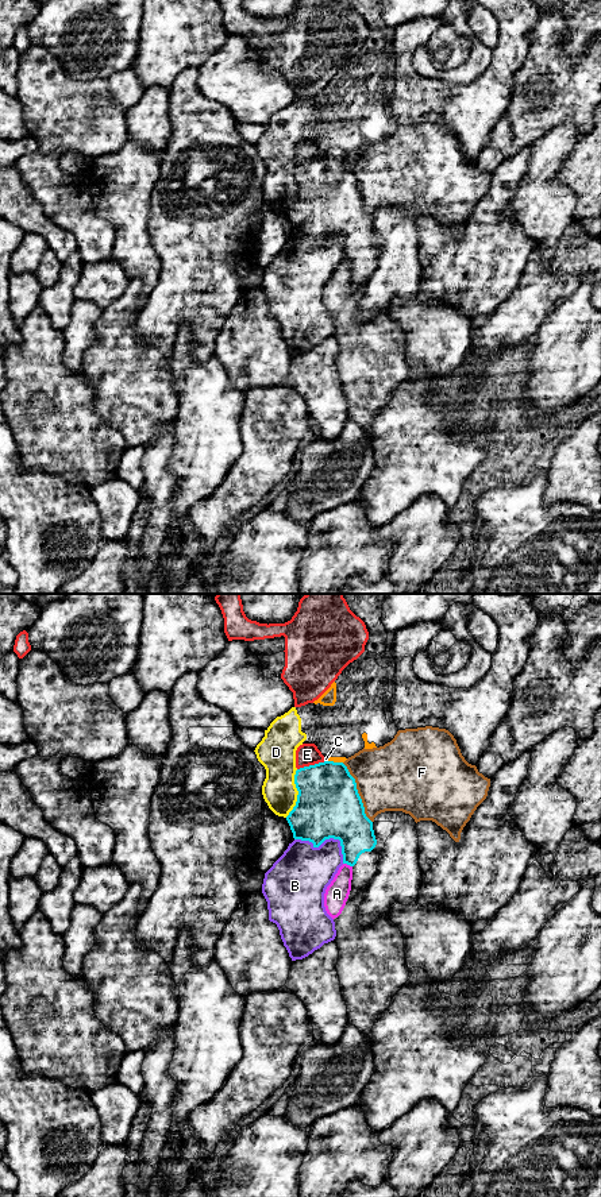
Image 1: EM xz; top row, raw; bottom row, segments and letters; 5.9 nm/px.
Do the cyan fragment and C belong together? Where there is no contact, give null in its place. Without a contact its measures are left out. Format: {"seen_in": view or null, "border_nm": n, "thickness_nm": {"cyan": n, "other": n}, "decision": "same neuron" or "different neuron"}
{"seen_in": "xz", "border_nm": 110, "thickness_nm": {"cyan": 380, "other": 30}, "decision": "different neuron"}

